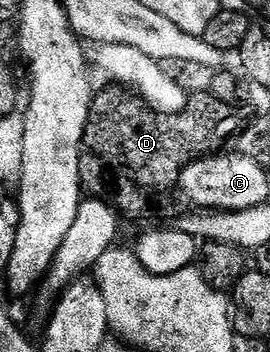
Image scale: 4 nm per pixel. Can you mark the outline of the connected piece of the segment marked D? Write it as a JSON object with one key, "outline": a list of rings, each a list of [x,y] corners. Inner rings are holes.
{"outline":[[[108,86],[105,92],[97,91],[95,93],[92,108],[88,112],[88,125],[84,131],[84,141],[80,147],[80,187],[89,197],[97,200],[105,201],[116,209],[121,217],[129,216],[130,219],[136,220],[140,215],[148,216],[152,212],[152,207],[163,198],[167,192],[175,193],[180,183],[180,176],[184,172],[184,167],[192,163],[193,160],[203,160],[205,156],[211,156],[219,153],[224,143],[231,141],[233,137],[241,131],[242,116],[232,116],[232,112],[228,112],[228,107],[224,108],[226,102],[222,102],[218,98],[214,98],[211,92],[201,92],[193,95],[188,101],[188,107],[182,112],[177,112],[174,116],[161,116],[152,111],[139,96],[133,94],[129,89],[123,86]]]}

